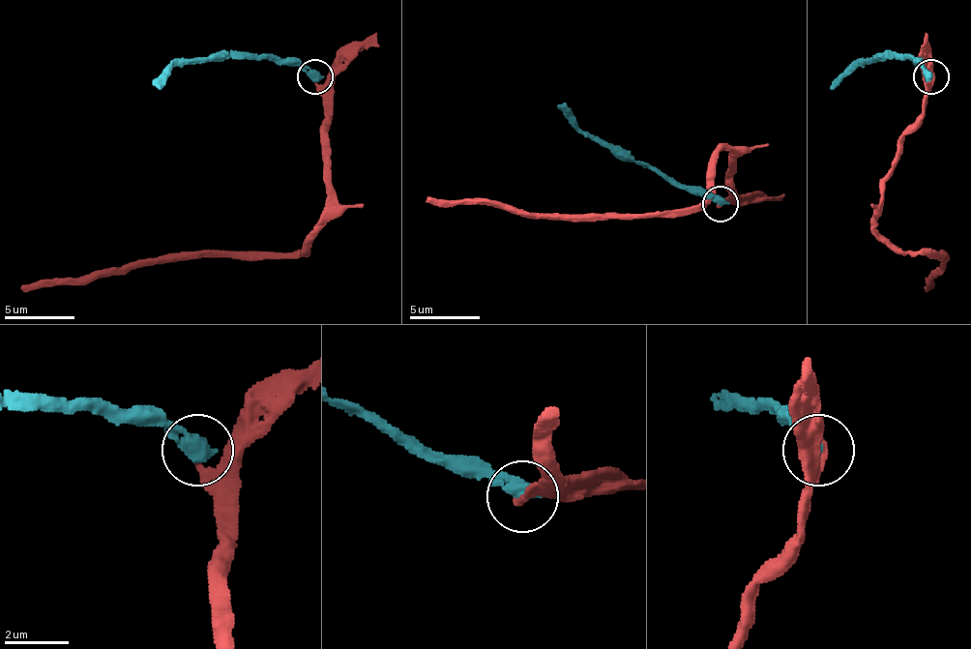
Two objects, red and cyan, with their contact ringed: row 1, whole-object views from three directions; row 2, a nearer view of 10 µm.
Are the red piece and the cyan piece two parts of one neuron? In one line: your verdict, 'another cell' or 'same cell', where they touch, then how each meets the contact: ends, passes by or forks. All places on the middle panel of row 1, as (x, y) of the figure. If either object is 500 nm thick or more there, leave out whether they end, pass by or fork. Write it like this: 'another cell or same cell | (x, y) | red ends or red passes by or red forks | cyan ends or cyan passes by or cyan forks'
another cell | (720, 203)

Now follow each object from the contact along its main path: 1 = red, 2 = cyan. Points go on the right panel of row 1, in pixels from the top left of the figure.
1: (930, 73), (933, 84), (923, 120), (905, 137), (880, 197), (877, 229), (905, 250), (940, 253), (923, 289)
2: (930, 77), (912, 60), (856, 60), (831, 84)

